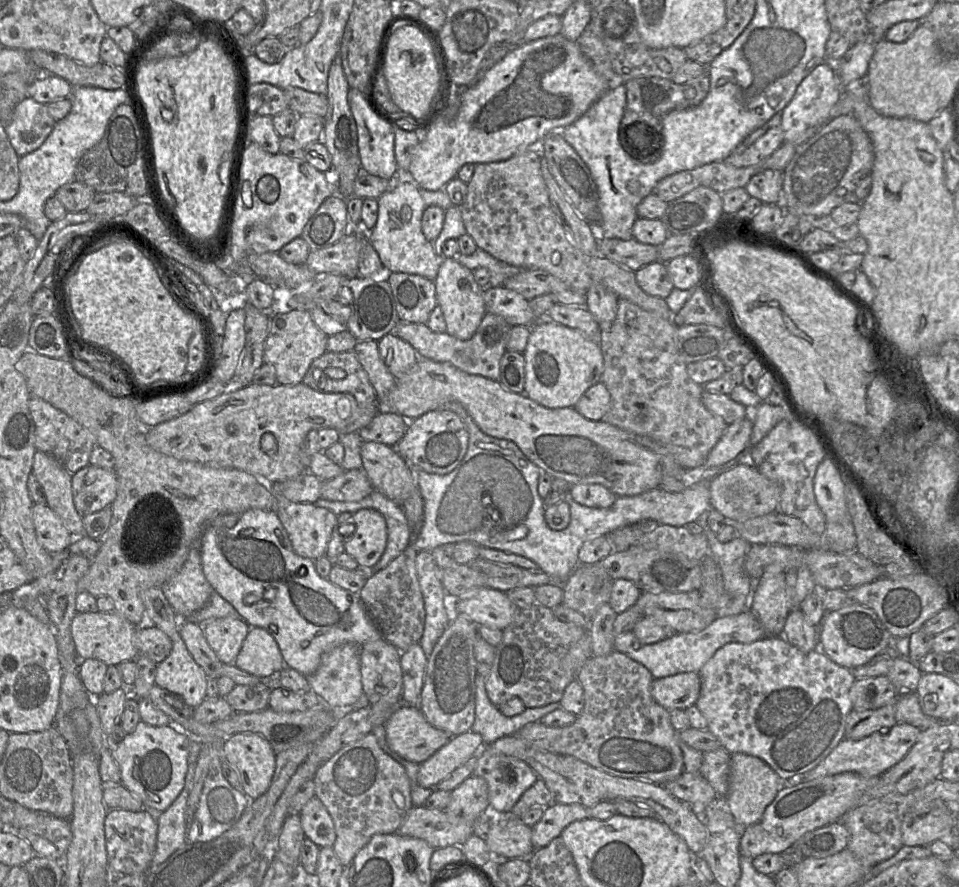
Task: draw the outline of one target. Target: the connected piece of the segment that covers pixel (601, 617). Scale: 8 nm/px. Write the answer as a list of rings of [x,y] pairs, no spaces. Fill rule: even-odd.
[[[608,602],[601,605],[591,618],[592,656],[608,655],[615,650],[614,622],[617,615]]]

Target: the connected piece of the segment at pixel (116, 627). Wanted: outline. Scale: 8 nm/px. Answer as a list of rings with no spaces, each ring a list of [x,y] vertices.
[[[115,611],[76,613],[71,623],[71,634],[75,644],[76,653],[80,660],[97,659],[106,665],[119,665],[128,660],[135,660],[138,651],[134,645],[133,637],[136,625],[126,620]]]

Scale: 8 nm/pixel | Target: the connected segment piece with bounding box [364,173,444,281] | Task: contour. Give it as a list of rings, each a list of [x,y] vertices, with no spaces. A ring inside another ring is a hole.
[[[404,174],[378,199],[378,220],[375,227],[364,234],[377,251],[386,272],[417,274],[435,281],[442,259],[434,243],[422,231],[422,216],[427,208],[420,187]]]

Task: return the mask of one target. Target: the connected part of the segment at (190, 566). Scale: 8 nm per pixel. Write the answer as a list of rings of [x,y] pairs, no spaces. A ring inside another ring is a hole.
[[[199,544],[192,547],[182,568],[161,589],[180,619],[190,618],[207,604],[214,589],[203,574]]]

